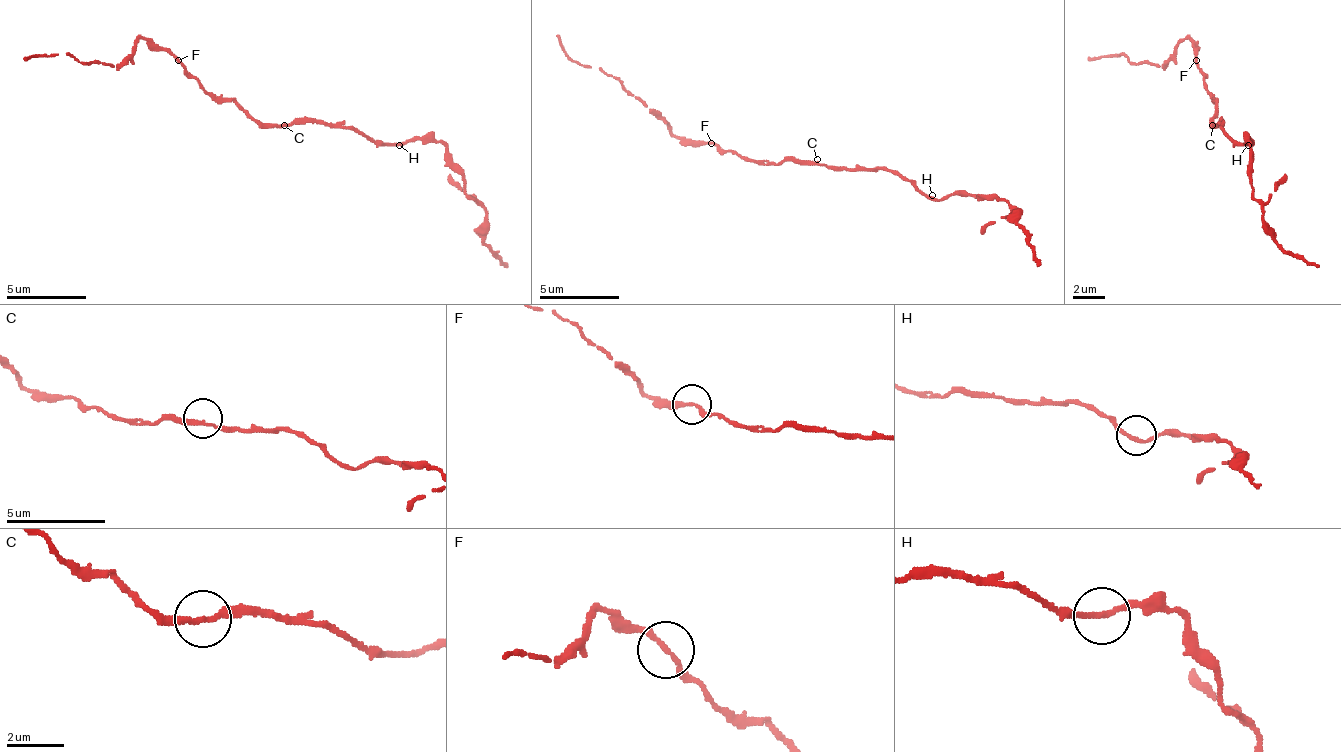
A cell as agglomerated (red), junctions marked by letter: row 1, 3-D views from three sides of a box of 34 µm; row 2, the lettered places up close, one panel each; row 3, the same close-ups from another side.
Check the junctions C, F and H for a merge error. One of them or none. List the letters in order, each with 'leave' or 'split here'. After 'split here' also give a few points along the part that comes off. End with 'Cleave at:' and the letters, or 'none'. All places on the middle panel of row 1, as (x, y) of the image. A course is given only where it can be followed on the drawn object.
C: leave
F: leave
H: leave
Cleave at: none

